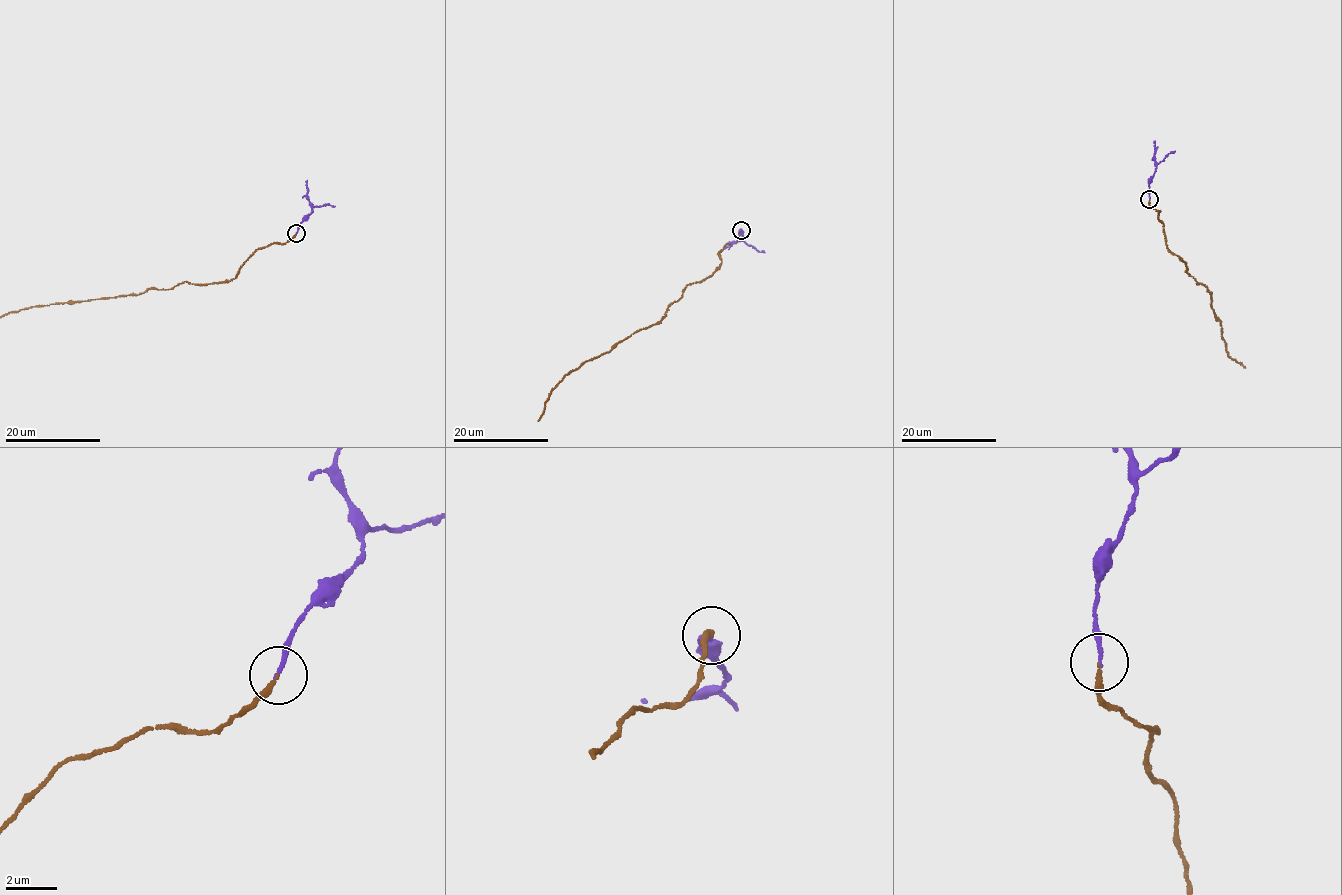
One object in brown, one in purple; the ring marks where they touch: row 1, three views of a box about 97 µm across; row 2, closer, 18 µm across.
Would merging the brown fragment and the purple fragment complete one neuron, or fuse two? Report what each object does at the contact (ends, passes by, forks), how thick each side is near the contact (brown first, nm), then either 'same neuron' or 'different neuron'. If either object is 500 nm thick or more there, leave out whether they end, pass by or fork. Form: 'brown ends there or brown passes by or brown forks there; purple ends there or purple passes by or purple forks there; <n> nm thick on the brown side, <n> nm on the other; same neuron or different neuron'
brown ends there; purple ends there; 190 nm thick on the brown side, 150 nm on the other; same neuron

